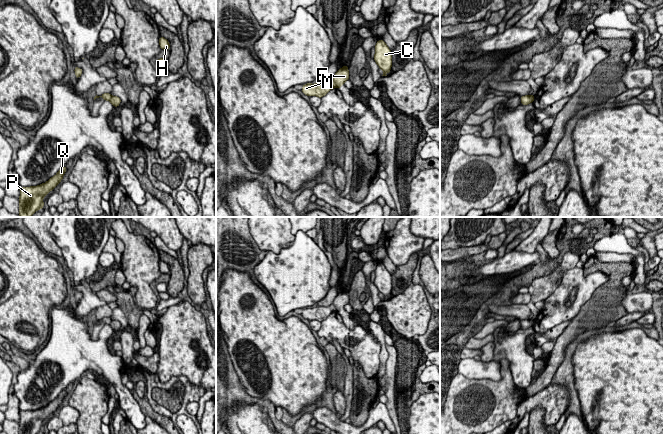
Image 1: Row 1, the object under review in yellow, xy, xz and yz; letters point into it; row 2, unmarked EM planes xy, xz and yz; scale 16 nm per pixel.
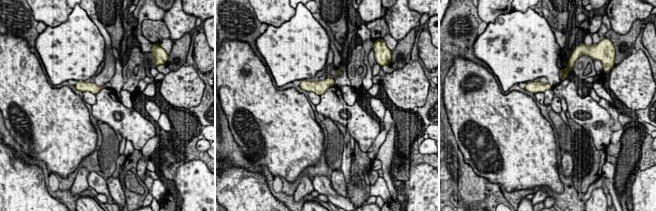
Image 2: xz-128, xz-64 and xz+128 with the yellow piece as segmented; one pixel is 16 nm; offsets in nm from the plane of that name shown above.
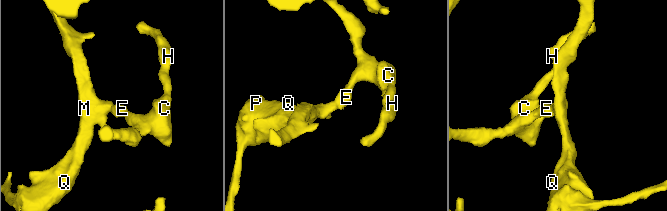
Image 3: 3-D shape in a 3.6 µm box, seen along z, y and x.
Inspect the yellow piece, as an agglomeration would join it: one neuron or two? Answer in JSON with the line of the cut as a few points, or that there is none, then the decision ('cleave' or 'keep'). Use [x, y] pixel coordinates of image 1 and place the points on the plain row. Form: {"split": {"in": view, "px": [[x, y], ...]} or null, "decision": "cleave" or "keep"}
{"split": {"in": "xz", "px": [[332, 304], [336, 310]]}, "decision": "cleave"}

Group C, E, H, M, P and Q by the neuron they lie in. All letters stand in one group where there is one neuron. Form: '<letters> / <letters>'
C E H / M P Q

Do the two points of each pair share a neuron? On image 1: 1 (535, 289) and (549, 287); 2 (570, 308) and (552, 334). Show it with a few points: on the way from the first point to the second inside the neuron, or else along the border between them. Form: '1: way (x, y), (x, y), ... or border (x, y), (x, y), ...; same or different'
1: way (538, 289), (546, 287); same
2: border (570, 319), (543, 332); different

